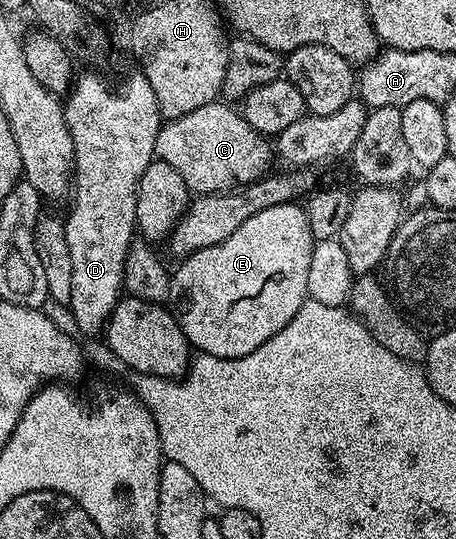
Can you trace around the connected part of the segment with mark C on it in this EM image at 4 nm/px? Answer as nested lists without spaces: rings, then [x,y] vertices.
[[[218,100],[207,103],[203,108],[195,108],[195,112],[187,112],[187,116],[166,121],[157,134],[156,157],[171,164],[171,168],[175,168],[179,176],[183,176],[185,185],[197,196],[232,192],[248,186],[251,182],[264,179],[270,173],[269,161],[274,161],[275,158],[275,150],[270,139],[255,132],[255,128],[251,128],[251,124],[247,124],[247,120],[241,117],[234,107],[232,110],[224,104],[229,105]]]

